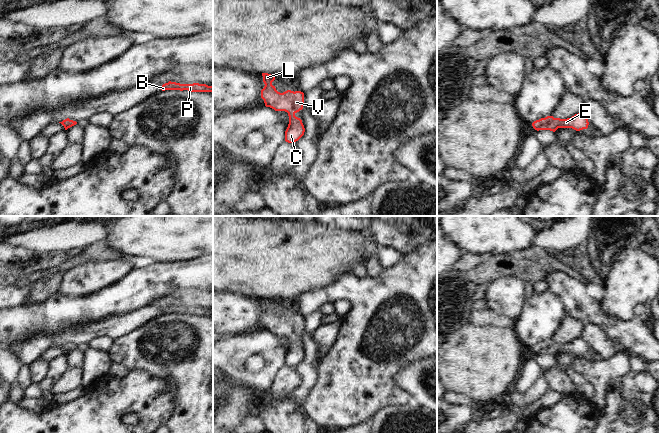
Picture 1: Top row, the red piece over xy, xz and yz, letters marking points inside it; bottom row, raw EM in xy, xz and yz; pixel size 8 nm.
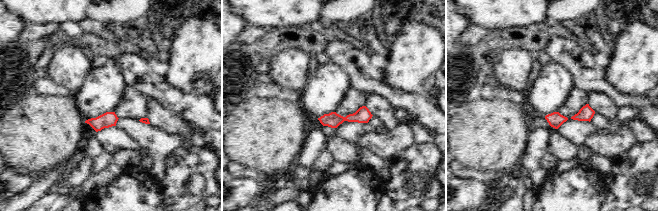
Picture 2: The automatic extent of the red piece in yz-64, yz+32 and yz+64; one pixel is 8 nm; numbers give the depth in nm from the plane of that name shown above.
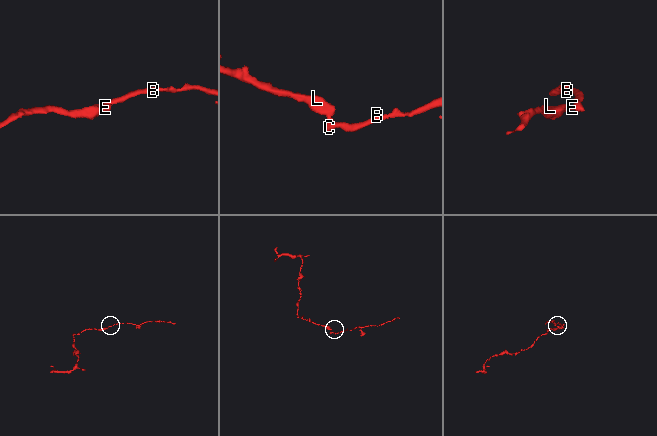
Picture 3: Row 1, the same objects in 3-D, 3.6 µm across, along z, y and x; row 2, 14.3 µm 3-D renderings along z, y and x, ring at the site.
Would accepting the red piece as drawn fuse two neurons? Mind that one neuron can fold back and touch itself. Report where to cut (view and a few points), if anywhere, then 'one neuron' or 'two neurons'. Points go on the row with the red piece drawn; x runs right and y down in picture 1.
no cut | one neuron

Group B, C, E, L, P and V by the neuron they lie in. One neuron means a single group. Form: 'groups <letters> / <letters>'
groups B C E L P V

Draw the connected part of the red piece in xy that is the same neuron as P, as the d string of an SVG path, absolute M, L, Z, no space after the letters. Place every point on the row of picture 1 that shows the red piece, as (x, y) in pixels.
M169 81L168 83L165 83L161 87L162 91L165 90L188 90L191 92L213 92L213 86L208 86L206 84L199 84L199 83L193 83L193 84L180 84L176 82Z

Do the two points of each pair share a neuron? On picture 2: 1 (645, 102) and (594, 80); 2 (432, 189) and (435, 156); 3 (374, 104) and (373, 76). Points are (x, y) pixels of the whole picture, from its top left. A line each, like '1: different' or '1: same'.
1: same
2: same
3: different

